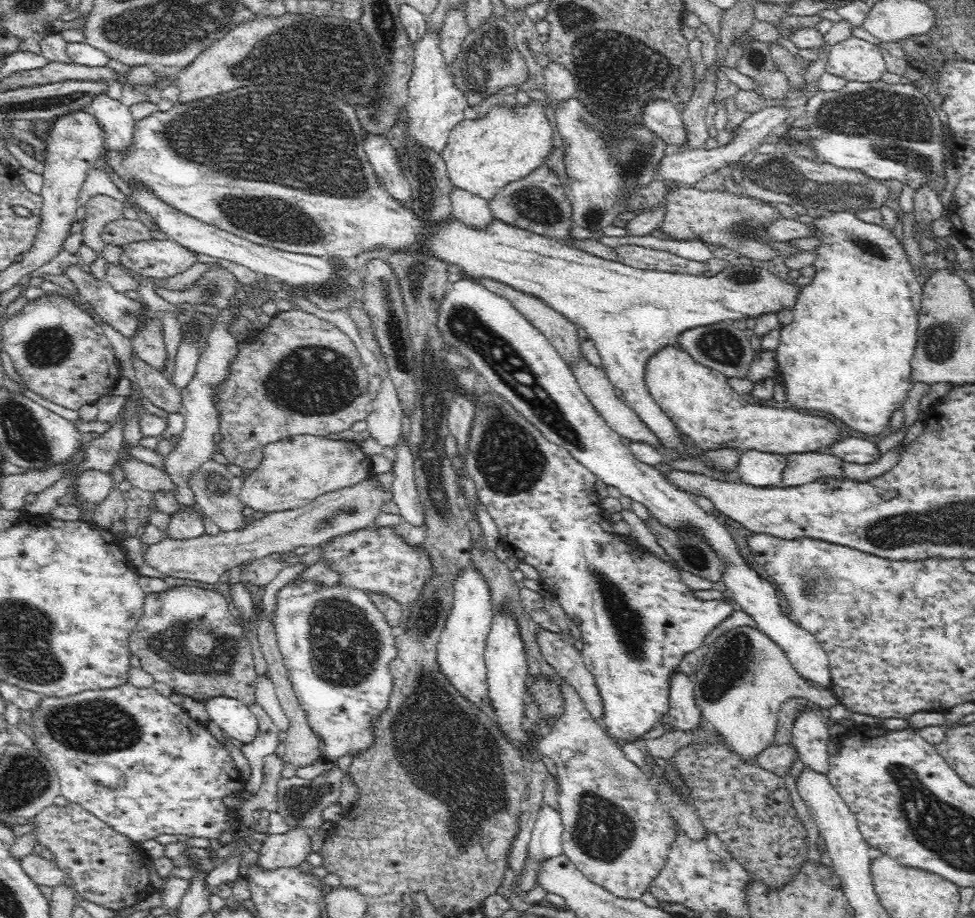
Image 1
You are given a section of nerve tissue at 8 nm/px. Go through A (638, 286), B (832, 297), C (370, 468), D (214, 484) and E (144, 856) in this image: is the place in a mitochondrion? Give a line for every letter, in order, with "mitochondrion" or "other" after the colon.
A: other
B: other
C: other
D: mitochondrion
E: other

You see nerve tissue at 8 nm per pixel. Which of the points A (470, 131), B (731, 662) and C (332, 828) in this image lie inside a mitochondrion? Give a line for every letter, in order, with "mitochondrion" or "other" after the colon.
A: other
B: mitochondrion
C: other

